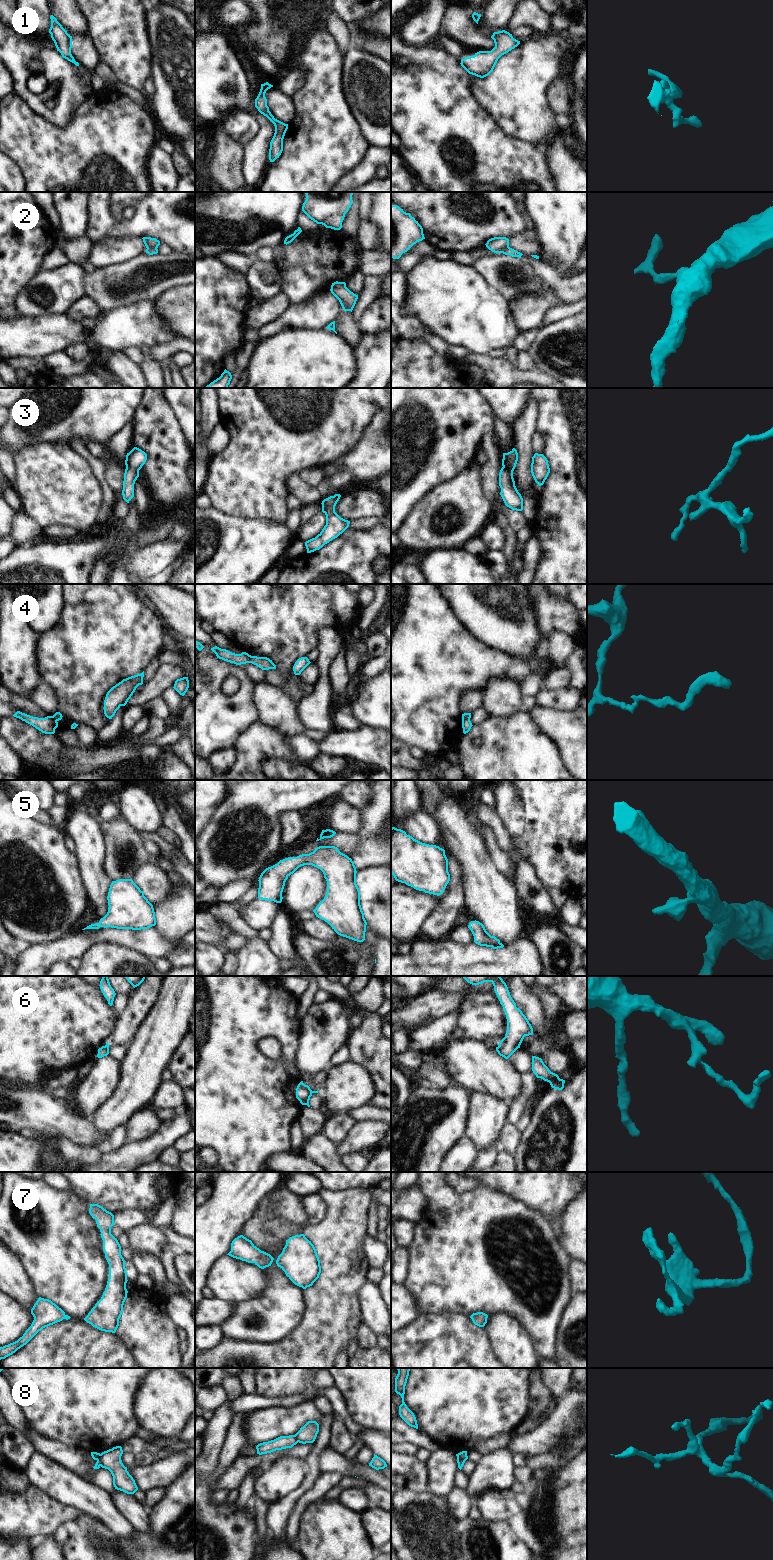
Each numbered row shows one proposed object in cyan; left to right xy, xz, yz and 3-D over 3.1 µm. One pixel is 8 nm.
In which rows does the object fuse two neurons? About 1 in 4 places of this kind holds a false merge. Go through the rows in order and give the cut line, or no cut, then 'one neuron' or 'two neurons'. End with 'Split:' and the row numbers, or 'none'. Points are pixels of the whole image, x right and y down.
1: no cut; one neuron
2: cut in xy along (156, 247), (147, 248); two neurons
3: no cut; one neuron
4: cut in xz along (251, 656), (249, 662); two neurons
5: no cut; one neuron
6: cut in xz along (303, 1084), (309, 1092), (306, 1104); two neurons
7: no cut; one neuron
8: cut in xy along (100, 1454), (99, 1465); two neurons
Split: 2, 4, 6, 8

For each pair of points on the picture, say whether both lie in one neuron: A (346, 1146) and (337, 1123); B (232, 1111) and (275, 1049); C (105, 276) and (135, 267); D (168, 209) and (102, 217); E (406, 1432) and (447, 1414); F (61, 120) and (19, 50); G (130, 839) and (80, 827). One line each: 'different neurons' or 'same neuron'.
A: different neurons
B: different neurons
C: same neuron
D: same neuron
E: different neurons
F: same neuron
G: different neurons

